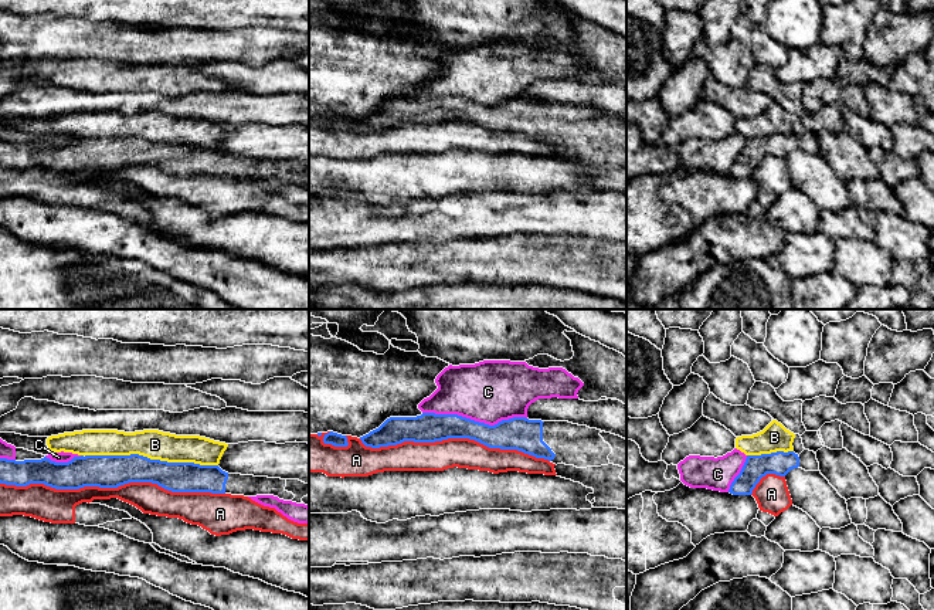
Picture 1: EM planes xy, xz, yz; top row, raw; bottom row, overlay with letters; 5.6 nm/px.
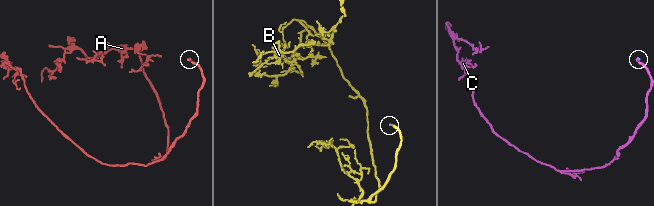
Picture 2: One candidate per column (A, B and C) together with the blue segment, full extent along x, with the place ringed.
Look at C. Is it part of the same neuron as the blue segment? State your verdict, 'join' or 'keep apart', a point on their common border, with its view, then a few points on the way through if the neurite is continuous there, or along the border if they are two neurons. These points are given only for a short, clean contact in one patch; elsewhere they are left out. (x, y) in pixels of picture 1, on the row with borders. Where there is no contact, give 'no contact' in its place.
keep apart; contact xz (474, 420)

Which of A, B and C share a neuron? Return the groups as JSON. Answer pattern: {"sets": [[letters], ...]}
{"sets": [["A"], ["B"], ["C"]]}

